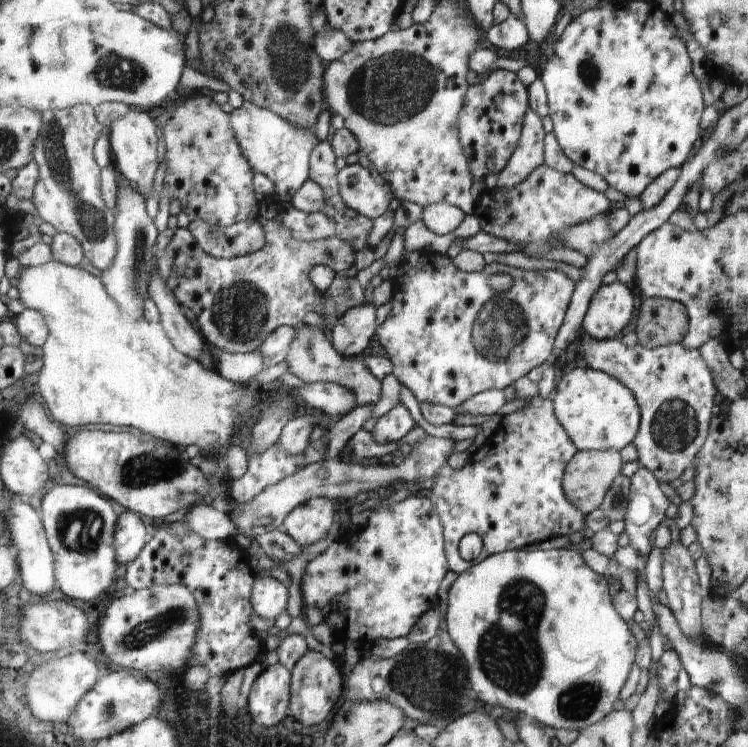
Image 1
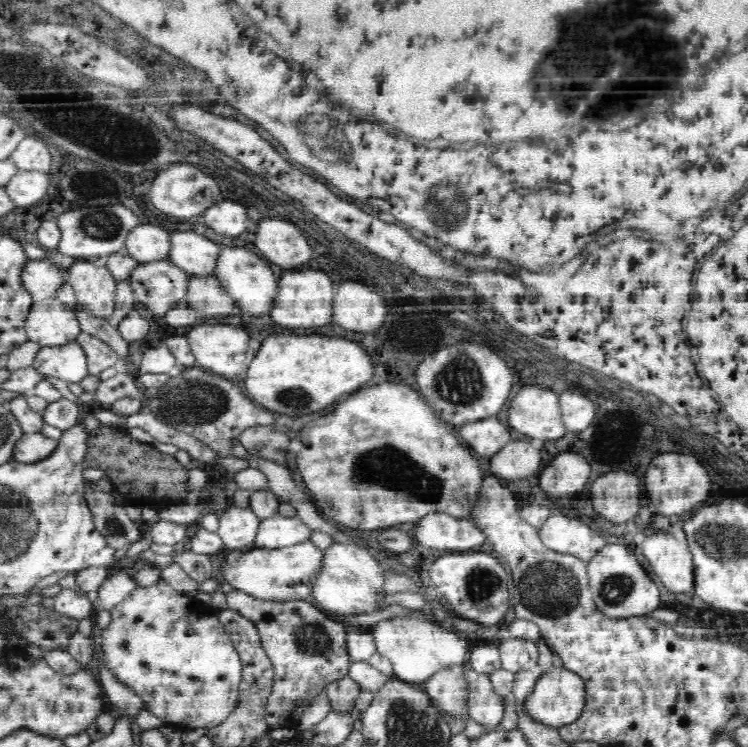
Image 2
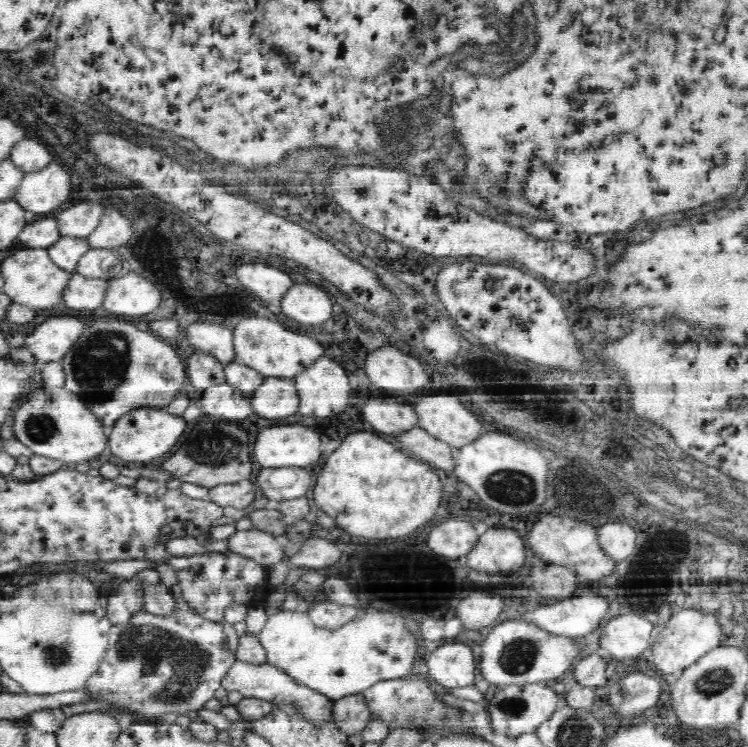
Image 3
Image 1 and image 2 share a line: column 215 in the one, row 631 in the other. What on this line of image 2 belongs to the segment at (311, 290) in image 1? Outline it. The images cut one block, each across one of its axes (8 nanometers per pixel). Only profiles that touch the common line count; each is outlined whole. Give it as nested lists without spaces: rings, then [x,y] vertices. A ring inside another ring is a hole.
[[[233,589],[227,594],[227,608],[256,626],[263,650],[273,663],[274,681],[265,718],[270,730],[296,725],[317,694],[330,682],[348,675],[352,663],[346,644],[346,624],[312,606],[311,601],[261,601]]]

